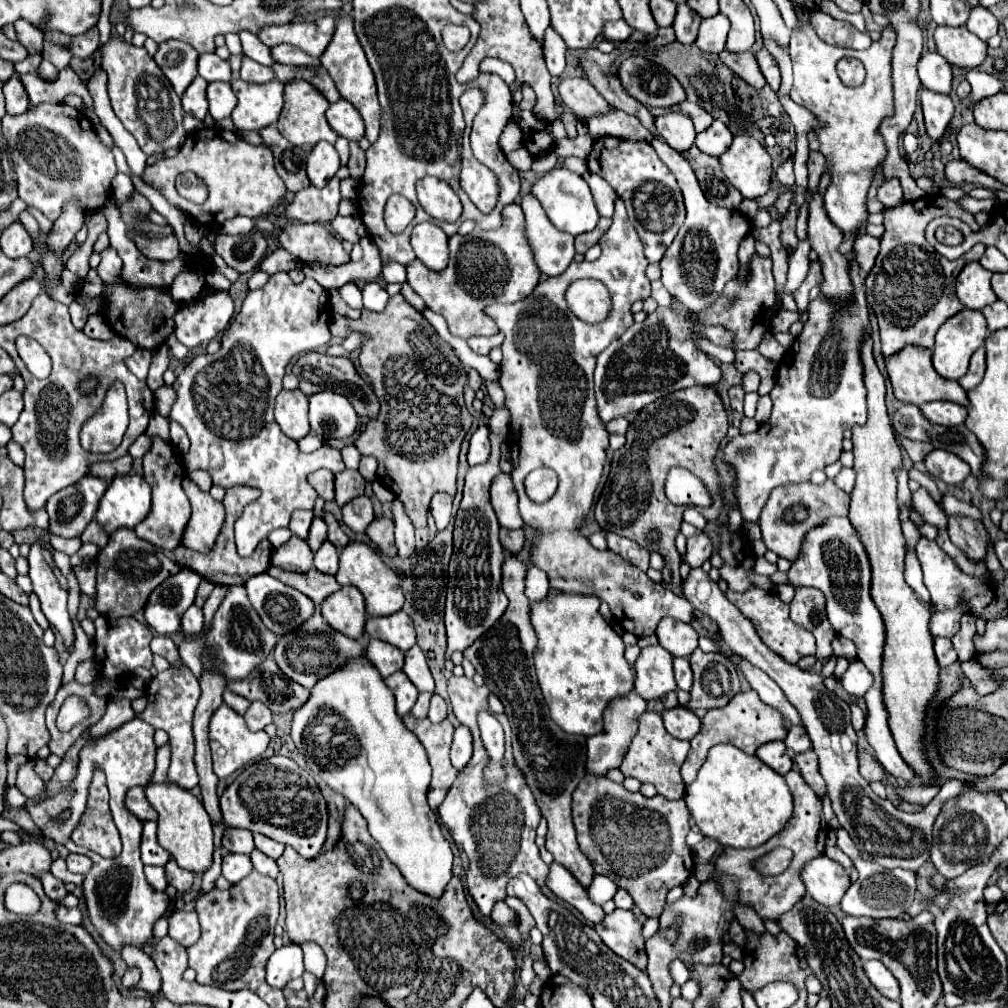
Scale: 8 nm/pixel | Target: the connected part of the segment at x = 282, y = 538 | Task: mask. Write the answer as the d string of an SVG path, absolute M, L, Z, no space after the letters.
M278 529L278 531L272 531L272 533L268 535L268 541L270 541L274 547L280 547L280 545L284 545L290 537L292 537L292 531L290 531L290 529Z

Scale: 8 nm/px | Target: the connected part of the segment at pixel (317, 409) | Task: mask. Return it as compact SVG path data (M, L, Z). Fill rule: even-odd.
M320 391L308 397L310 427L320 439L350 439L358 427L358 415L350 401L334 391Z

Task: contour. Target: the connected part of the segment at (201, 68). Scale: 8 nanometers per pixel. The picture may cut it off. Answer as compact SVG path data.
M204 53L198 59L198 75L206 79L208 83L212 81L230 81L230 63L220 59L216 53Z

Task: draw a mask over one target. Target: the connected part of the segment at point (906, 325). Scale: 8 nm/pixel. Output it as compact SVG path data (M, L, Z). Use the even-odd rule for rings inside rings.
M926 195L884 213L886 231L880 239L882 249L876 257L876 265L866 277L866 299L878 317L884 357L890 357L908 343L932 349L934 335L940 325L962 309L954 291L954 271L962 271L966 263L978 261L984 255L986 247L976 245L958 261L938 257L934 247L924 239L924 229L934 217L942 215L960 217L974 229L980 229L970 213L964 213L954 201L946 199L944 195Z

